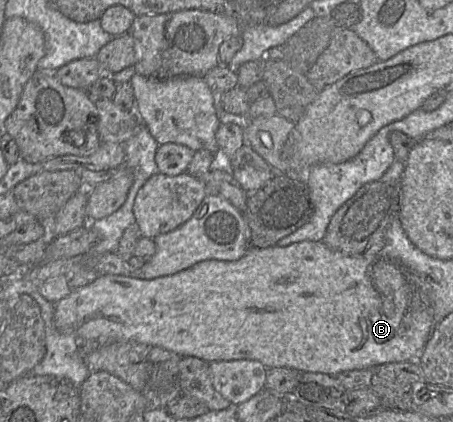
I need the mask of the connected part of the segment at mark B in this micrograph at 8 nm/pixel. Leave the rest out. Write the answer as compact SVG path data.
M302 241L285 247L274 245L267 248L249 248L238 260L204 260L177 273L153 279L112 274L101 275L91 284L71 290L68 296L54 304L54 323L57 330L63 334L74 335L76 339L97 341L101 346L130 340L159 346L181 357L197 357L208 363L248 359L261 362L267 369L286 367L298 372L323 373L330 376L343 371L372 369L386 363L415 361L436 327L424 284L415 272L401 262L382 255L375 258L344 255L330 249L323 241Z

